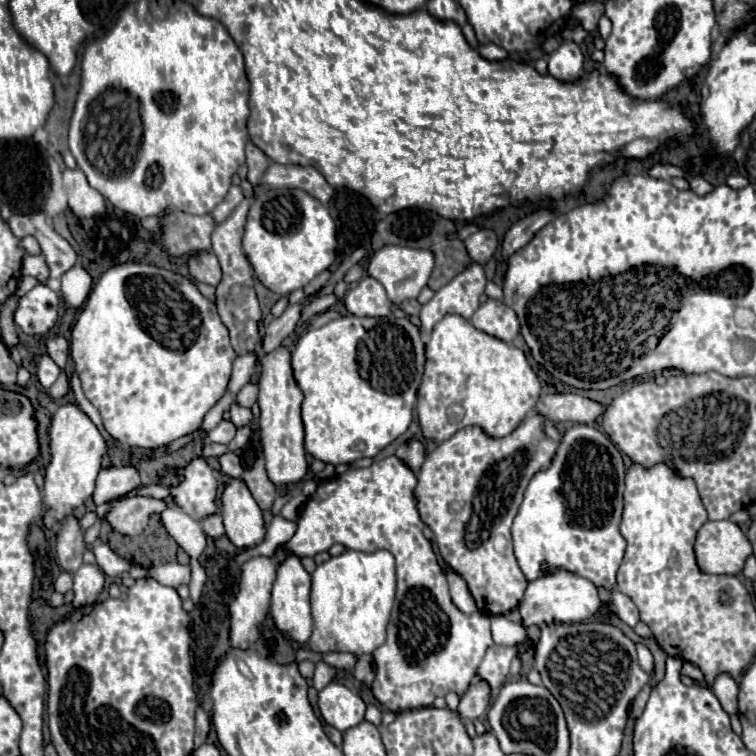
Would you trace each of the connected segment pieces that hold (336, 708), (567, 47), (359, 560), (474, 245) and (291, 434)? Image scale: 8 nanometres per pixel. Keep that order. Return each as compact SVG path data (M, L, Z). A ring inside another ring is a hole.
M330 682L318 692L318 708L326 724L338 728L340 732L358 726L366 712L364 700L340 682Z
M560 44L560 48L548 56L548 72L562 82L580 80L584 76L584 54L578 44Z
M346 550L340 556L330 558L320 564L312 574L312 618L314 632L308 640L312 652L352 652L352 654L372 654L374 648L386 642L386 626L390 620L390 610L396 594L396 568L394 556L386 550L378 550L372 554Z
M486 228L486 230L480 230L476 234L470 234L466 240L466 250L470 254L470 258L474 262L480 262L480 264L486 264L494 252L496 252L496 246L498 246L498 238L494 234L494 230Z
M278 346L260 358L260 378L258 378L258 398L260 398L260 432L262 448L266 456L266 470L276 486L288 486L290 490L306 476L306 450L304 450L304 426L300 418L302 390L298 388L290 364L290 348Z

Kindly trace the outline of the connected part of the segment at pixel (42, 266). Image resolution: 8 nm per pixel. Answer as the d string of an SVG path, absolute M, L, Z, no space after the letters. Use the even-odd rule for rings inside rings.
M24 256L22 260L22 274L32 274L40 282L48 282L48 266L44 256Z

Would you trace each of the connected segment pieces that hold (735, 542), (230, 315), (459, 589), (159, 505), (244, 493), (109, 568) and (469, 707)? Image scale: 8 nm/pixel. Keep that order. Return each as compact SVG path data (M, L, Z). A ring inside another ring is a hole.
M708 520L696 534L694 554L698 568L706 574L738 574L752 554L752 544L738 524Z
M244 198L242 204L232 212L232 216L226 218L222 224L218 224L216 230L212 232L212 250L222 266L222 280L216 286L216 308L222 324L230 332L230 344L238 356L256 350L256 344L260 340L260 320L262 320L262 310L252 284L252 266L242 250L242 232L250 204L252 198Z
M448 572L448 586L450 586L450 596L454 600L454 604L464 612L464 614L474 614L476 608L474 608L474 602L472 602L472 596L468 592L468 586L466 582L456 574L456 572Z
M120 498L116 500L108 512L104 514L104 520L110 524L110 528L122 536L138 536L146 530L148 518L152 514L158 514L166 508L164 500L152 500L152 498Z
M232 478L222 494L222 518L228 540L236 548L254 548L266 536L262 510L242 480Z
M100 538L94 542L94 548L92 548L94 556L96 556L96 564L102 568L104 574L116 578L116 576L122 576L124 572L128 572L130 568L130 562L116 556L108 544L104 544Z
M480 680L478 684L470 686L466 696L462 696L460 700L460 706L458 706L458 714L464 718L464 720L472 720L472 718L478 718L486 712L488 708L488 702L490 702L490 684L486 680Z

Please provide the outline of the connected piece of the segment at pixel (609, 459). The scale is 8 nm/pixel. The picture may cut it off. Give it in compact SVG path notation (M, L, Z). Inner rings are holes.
M574 424L572 428L562 432L562 444L558 444L554 460L546 470L540 470L530 478L530 484L524 492L524 500L512 524L514 554L528 580L538 578L540 564L548 562L552 566L560 566L582 578L588 578L596 586L604 586L608 590L614 588L616 572L626 548L626 540L620 534L624 474L626 470L620 450L606 434L586 424Z

